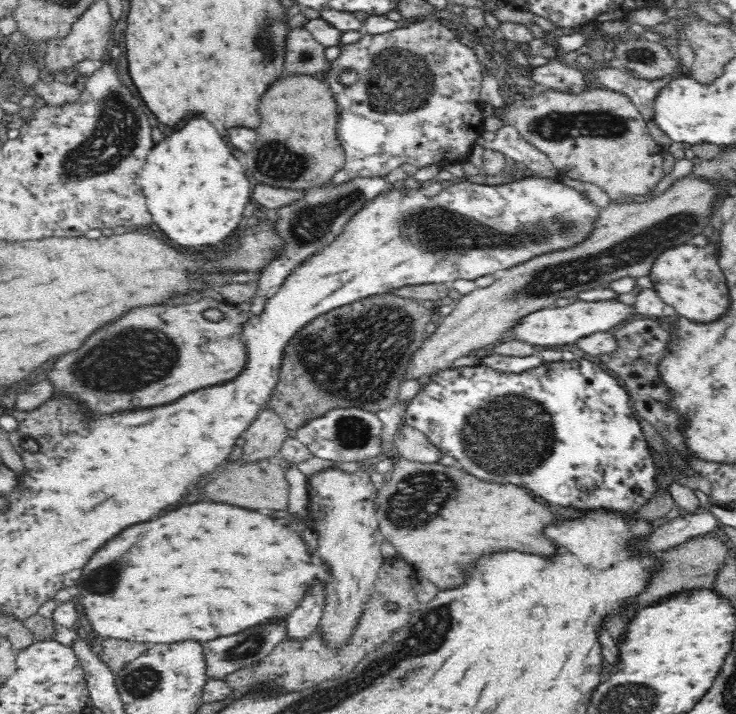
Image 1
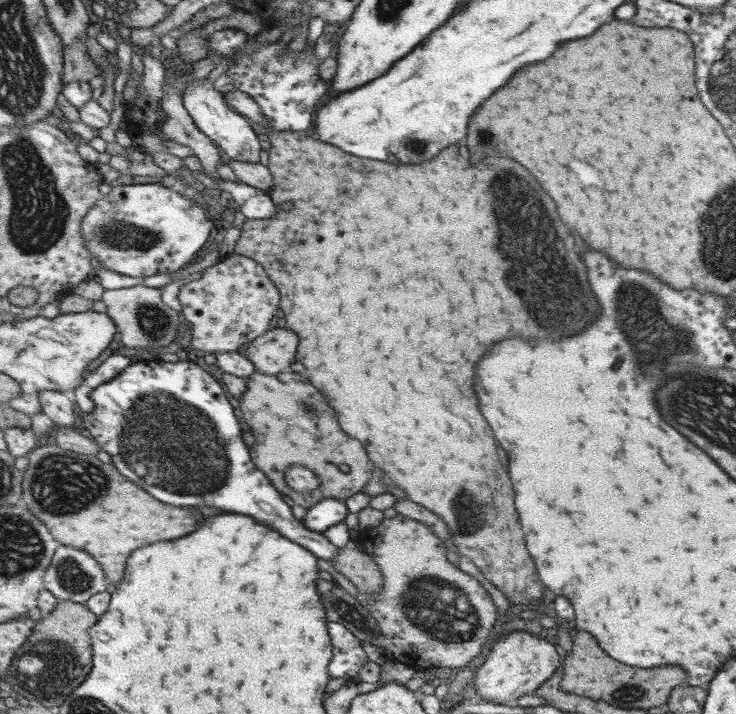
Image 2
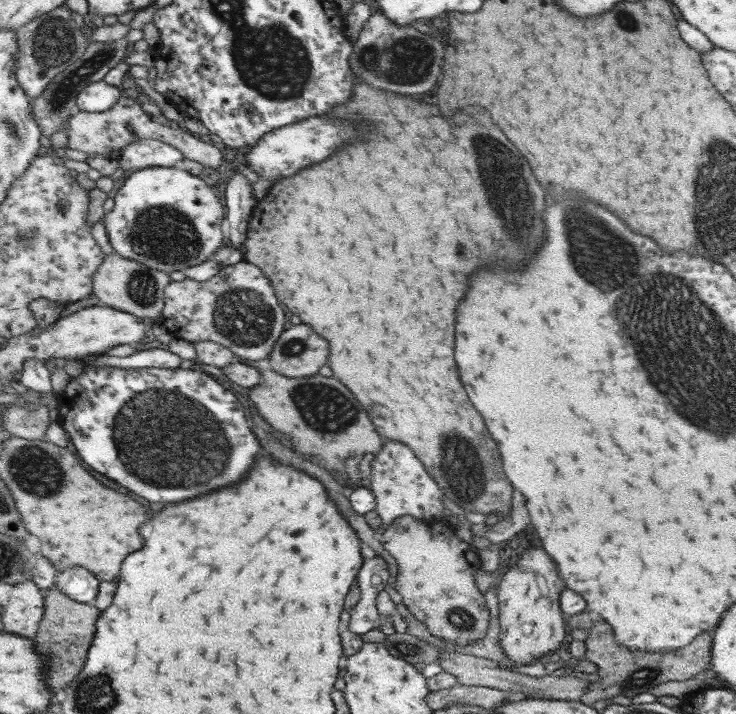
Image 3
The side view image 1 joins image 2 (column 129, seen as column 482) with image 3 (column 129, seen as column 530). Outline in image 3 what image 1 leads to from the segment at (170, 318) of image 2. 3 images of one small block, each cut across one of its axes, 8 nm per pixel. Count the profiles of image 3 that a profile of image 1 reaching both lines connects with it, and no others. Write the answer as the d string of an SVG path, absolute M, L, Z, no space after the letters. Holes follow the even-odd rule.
M115 252L107 255L102 266L95 272L95 295L107 306L139 316L149 323L150 318L164 314L166 289L171 282L169 273L149 268L146 264Z

